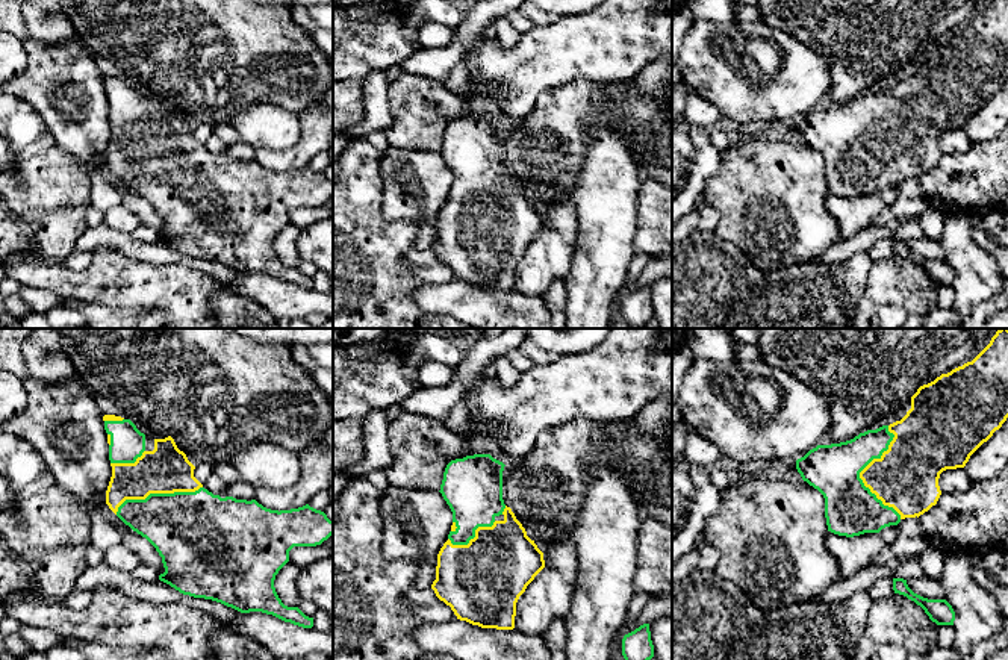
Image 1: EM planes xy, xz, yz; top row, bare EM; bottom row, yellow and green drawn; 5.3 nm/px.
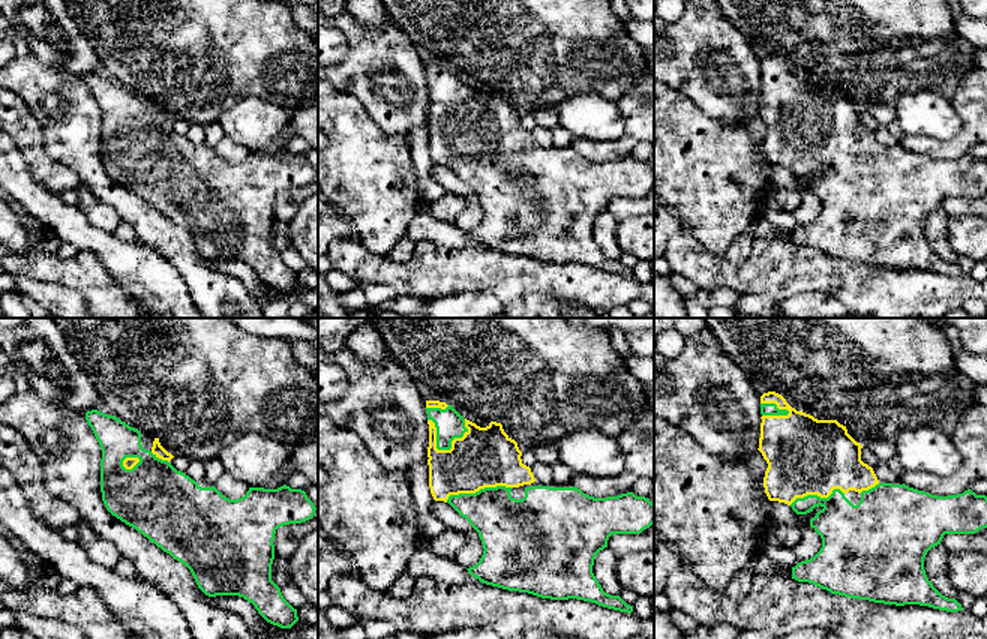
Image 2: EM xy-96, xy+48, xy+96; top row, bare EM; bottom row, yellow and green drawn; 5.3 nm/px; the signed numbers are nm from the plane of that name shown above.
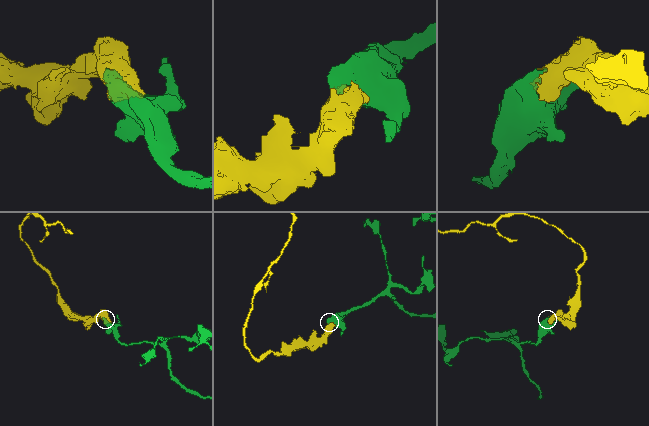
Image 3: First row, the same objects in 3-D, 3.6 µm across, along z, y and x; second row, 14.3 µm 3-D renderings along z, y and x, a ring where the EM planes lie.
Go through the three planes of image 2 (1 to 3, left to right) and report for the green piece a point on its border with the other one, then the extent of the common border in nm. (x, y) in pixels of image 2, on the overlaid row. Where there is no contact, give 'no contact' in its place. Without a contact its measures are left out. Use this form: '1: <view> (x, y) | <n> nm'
1: xy-96 (131, 468) | 110 nm
2: xy+48 (440, 450) | 240 nm
3: xy+96 (776, 404) | 170 nm

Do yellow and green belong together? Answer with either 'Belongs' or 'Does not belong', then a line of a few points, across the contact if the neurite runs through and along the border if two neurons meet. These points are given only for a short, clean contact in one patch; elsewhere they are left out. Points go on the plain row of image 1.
Belongs

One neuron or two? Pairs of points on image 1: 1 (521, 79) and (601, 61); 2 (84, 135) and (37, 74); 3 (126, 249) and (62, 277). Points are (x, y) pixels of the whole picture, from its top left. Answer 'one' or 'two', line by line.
1: one
2: one
3: two

